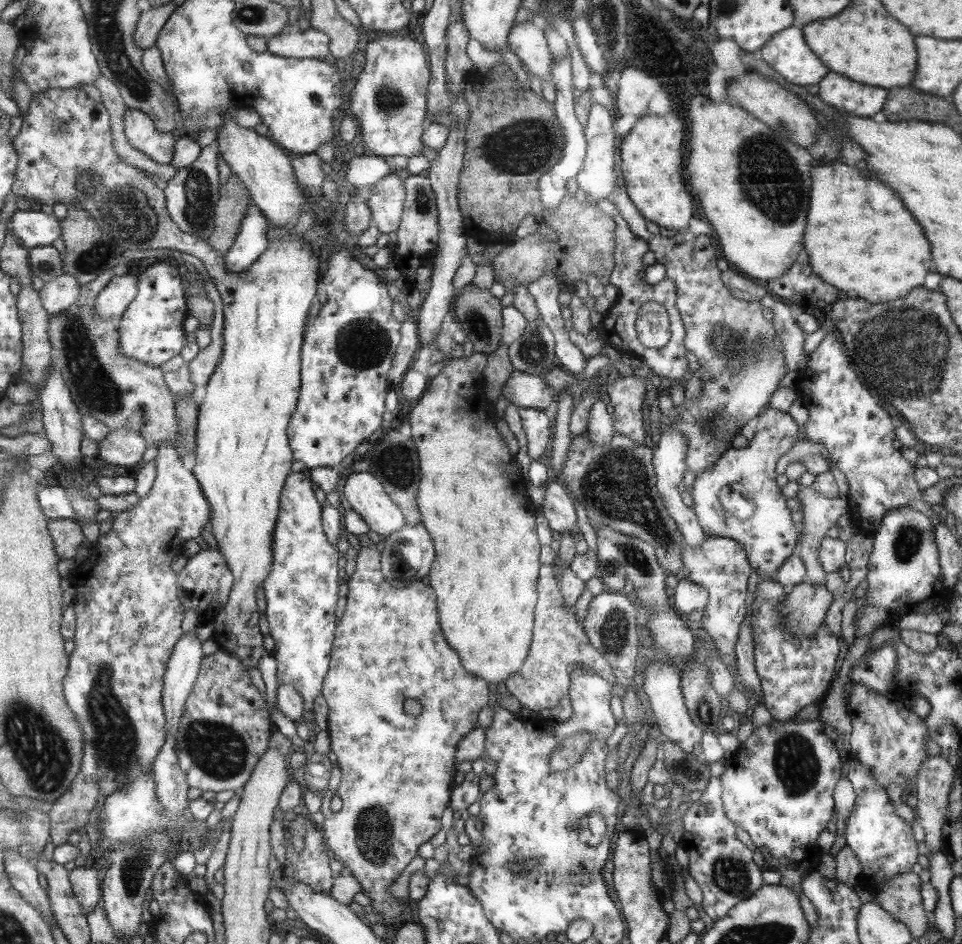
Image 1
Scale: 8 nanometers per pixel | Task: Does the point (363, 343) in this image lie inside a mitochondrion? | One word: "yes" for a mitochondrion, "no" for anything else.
yes

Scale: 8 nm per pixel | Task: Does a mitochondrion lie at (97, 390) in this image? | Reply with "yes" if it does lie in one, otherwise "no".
yes

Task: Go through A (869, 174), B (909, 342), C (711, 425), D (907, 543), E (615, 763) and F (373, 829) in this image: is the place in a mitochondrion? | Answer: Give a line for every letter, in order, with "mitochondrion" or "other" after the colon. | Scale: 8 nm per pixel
A: other
B: mitochondrion
C: mitochondrion
D: mitochondrion
E: other
F: mitochondrion

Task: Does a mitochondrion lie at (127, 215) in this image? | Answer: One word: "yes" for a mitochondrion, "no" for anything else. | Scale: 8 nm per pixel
yes

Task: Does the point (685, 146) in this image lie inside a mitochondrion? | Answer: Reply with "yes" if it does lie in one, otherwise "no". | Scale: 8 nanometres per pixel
no

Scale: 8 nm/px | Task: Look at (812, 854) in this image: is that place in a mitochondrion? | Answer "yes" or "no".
no

